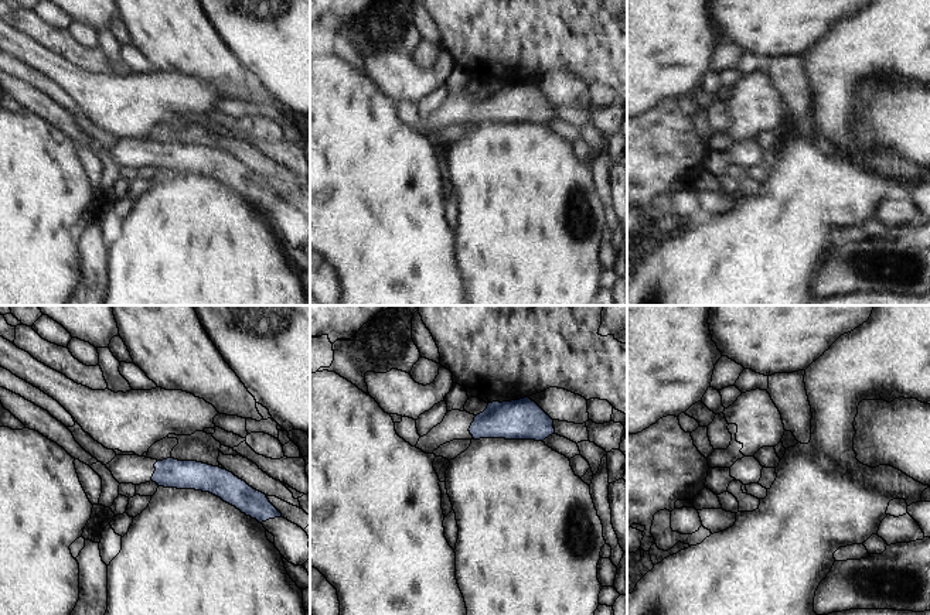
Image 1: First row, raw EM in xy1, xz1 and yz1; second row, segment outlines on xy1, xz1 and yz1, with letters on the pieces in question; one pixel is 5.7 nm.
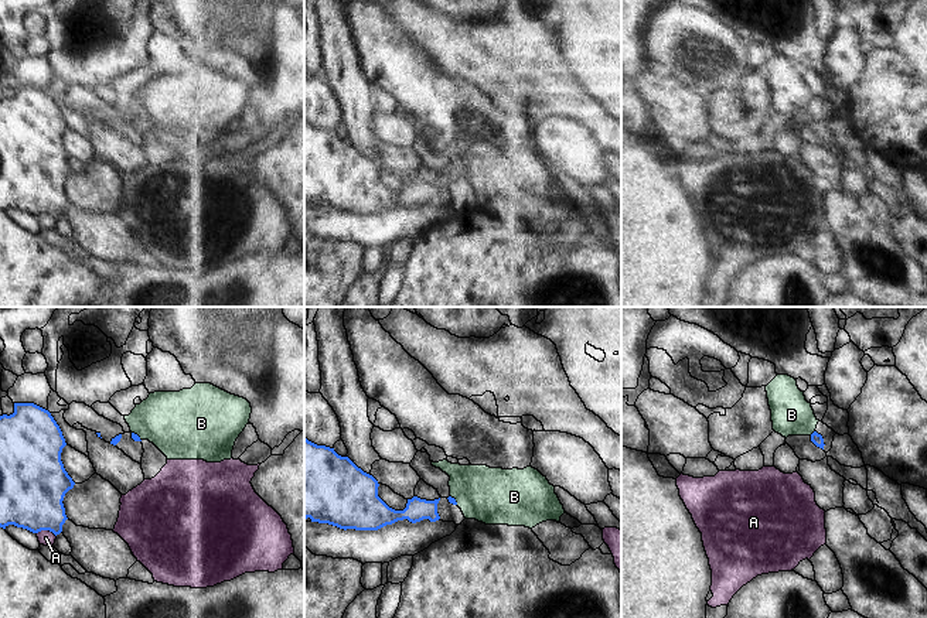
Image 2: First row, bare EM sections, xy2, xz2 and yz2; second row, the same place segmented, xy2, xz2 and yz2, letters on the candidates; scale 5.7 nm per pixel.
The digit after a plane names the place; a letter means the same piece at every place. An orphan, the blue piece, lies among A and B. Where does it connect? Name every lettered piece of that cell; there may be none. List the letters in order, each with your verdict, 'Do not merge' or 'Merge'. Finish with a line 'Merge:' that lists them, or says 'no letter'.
A: Do not merge
B: Do not merge
Merge: no letter.

